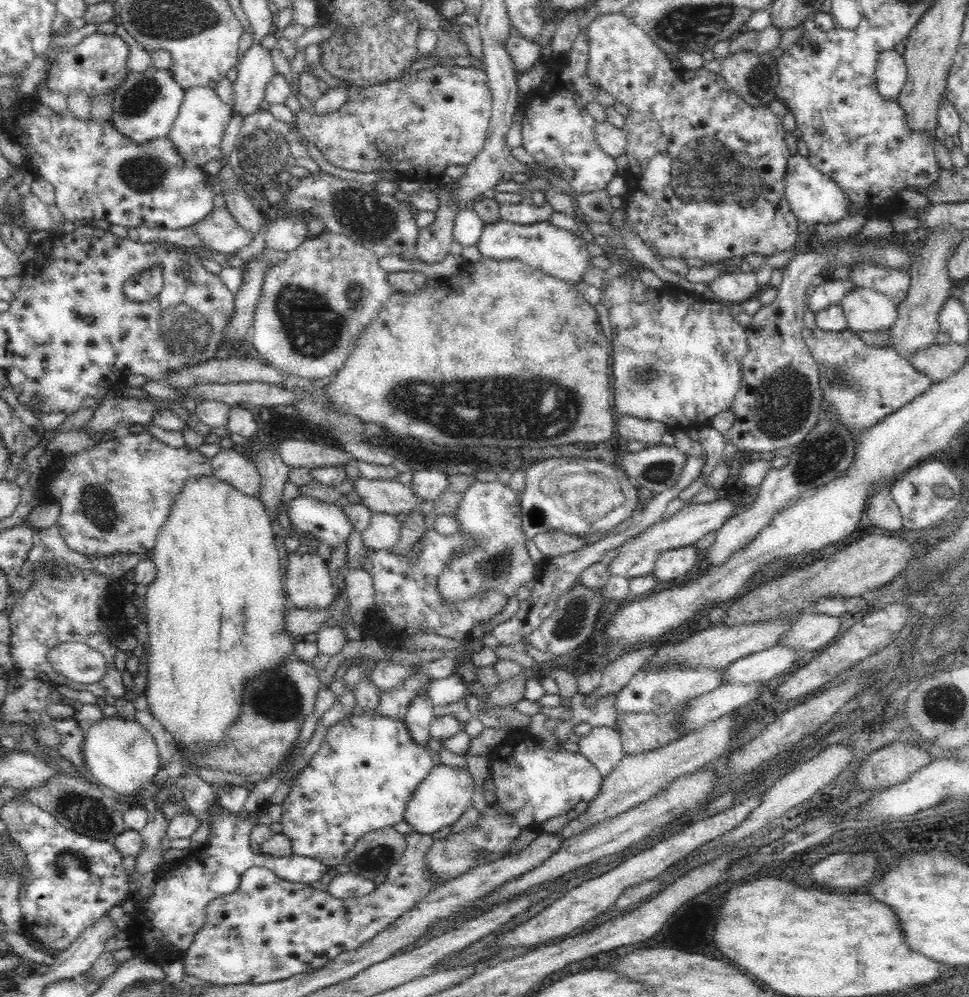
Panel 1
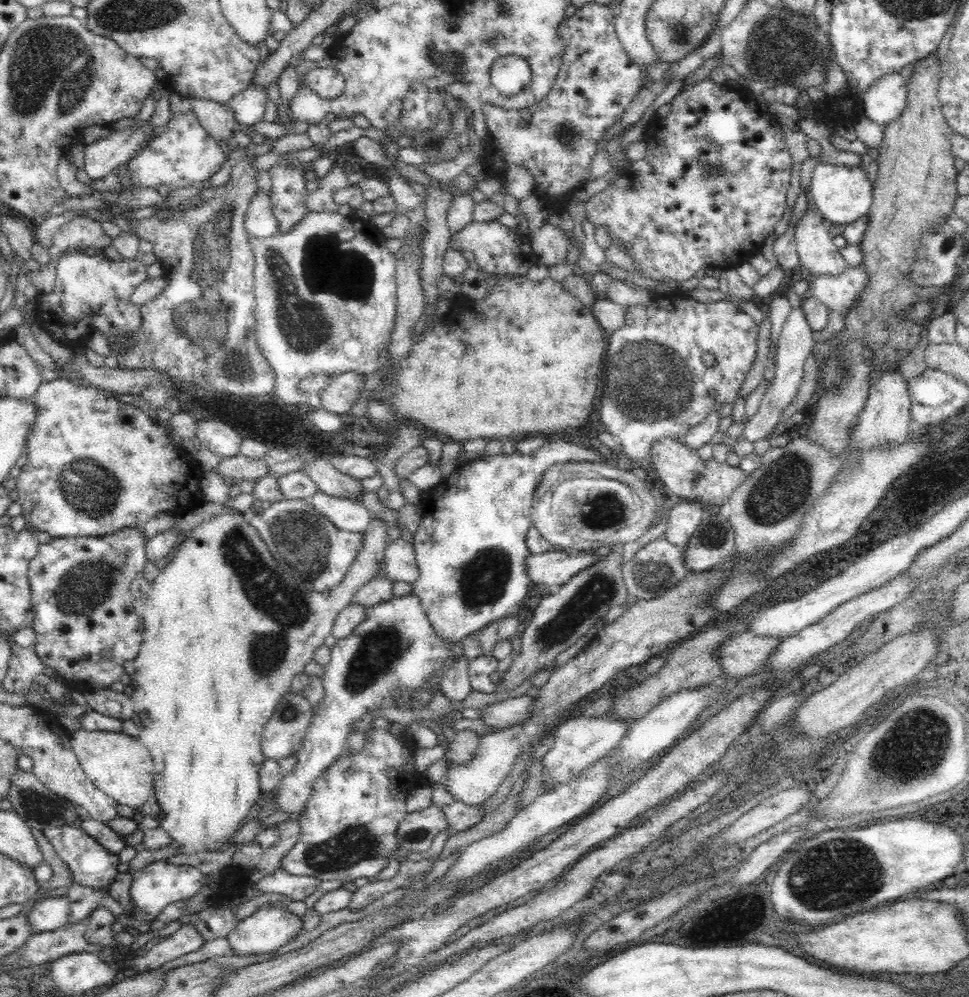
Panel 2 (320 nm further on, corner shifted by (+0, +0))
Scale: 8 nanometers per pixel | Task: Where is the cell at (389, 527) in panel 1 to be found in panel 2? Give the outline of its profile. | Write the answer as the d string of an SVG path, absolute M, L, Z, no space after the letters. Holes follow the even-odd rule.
M402 538L390 541L385 550L383 568L394 581L416 582L420 569L415 557L413 543Z

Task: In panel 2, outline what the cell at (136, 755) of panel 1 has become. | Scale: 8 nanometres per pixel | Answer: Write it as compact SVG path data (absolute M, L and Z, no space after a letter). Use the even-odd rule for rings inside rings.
M80 728L71 733L71 747L86 778L96 788L116 800L118 805L140 809L150 798L154 786L154 765L150 751L137 739L120 732Z

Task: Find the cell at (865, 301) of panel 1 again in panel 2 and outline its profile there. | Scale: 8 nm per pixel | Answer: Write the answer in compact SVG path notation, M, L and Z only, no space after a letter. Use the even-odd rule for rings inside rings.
M864 267L844 268L840 274L813 276L810 295L823 302L829 309L848 312L868 280Z

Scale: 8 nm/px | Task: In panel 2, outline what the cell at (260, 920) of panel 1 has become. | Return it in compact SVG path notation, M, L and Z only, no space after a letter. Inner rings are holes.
M284 907L256 909L228 933L228 944L240 956L274 952L302 928L302 919Z

